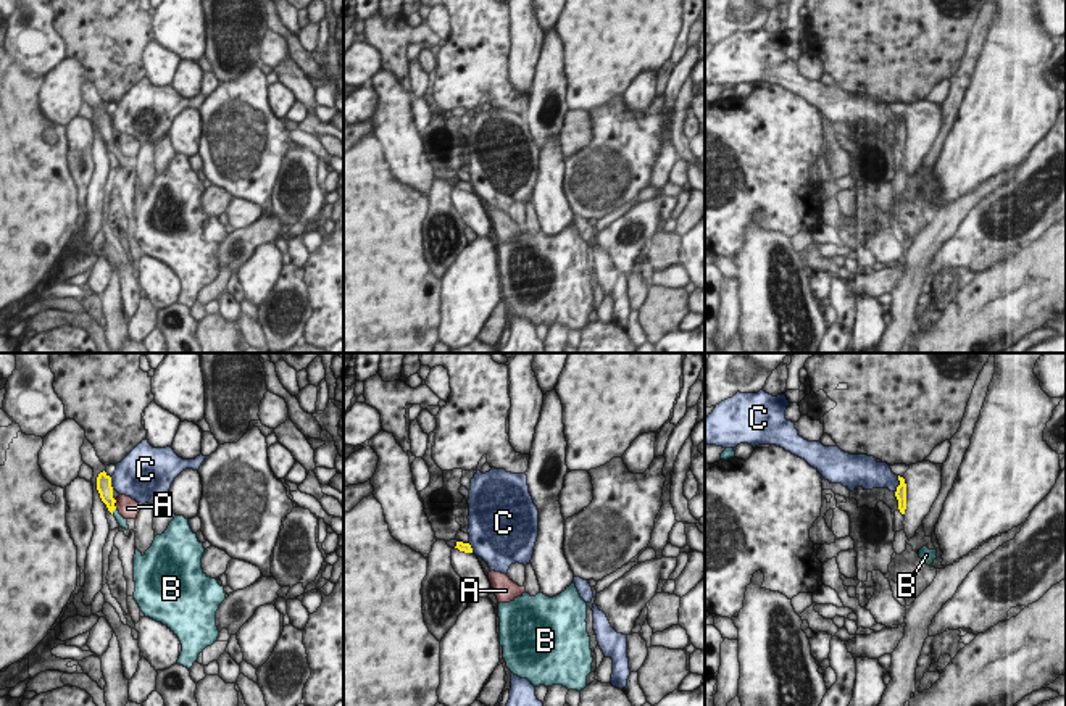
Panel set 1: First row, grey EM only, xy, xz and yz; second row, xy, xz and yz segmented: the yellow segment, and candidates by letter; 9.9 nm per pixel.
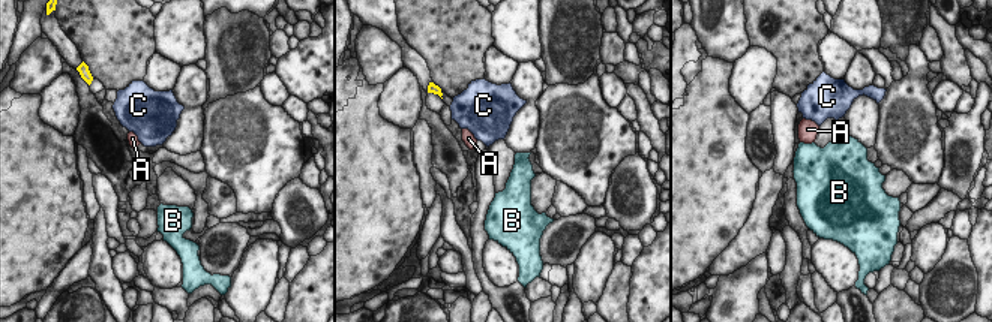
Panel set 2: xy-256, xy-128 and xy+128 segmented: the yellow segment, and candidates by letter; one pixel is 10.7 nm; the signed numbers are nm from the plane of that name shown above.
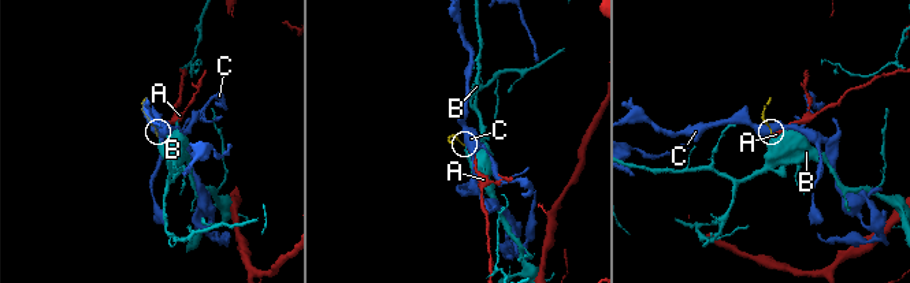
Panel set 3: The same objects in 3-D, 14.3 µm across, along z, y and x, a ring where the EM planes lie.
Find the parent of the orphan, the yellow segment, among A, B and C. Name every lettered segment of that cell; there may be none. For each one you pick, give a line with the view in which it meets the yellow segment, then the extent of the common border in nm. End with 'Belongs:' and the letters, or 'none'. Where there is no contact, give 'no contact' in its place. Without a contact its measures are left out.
B: xy | 70 nm
Belongs: B

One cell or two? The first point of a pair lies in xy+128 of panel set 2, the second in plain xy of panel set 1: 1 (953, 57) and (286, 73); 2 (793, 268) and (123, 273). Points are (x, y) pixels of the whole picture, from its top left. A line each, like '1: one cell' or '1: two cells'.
1: one cell
2: two cells

